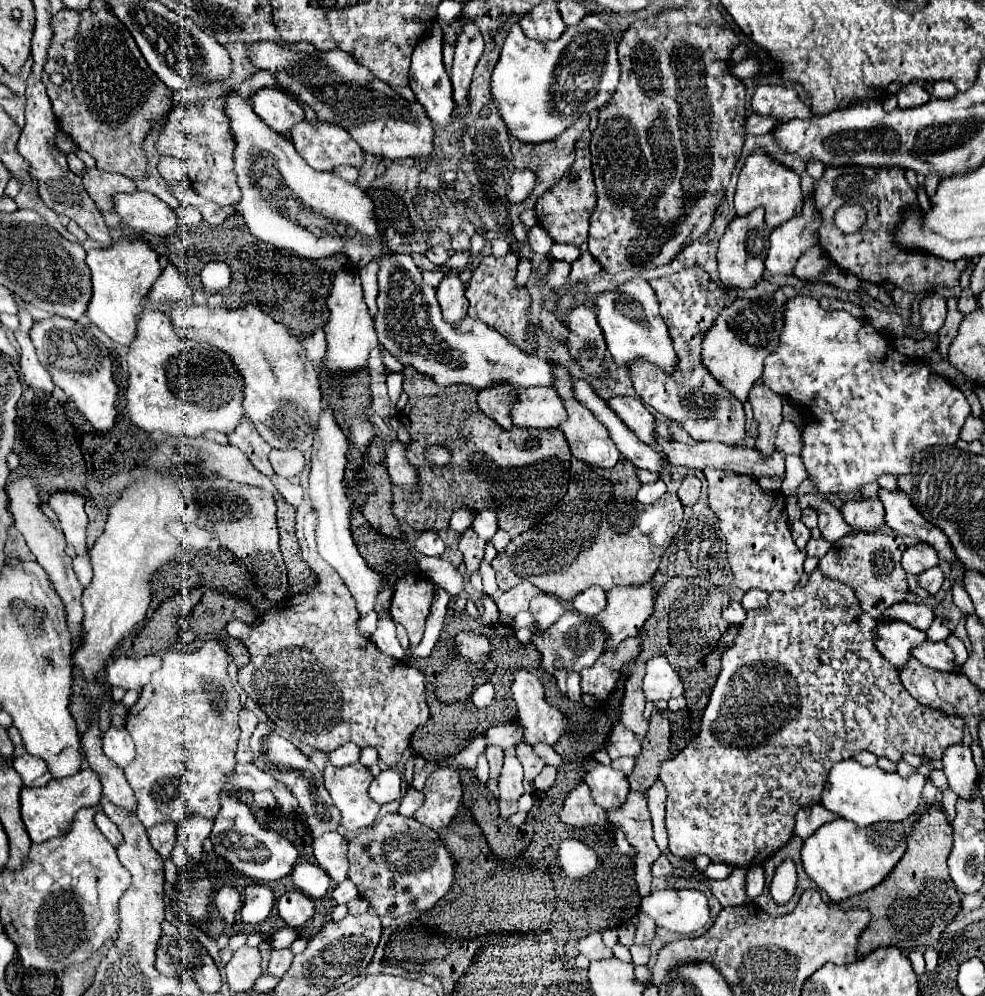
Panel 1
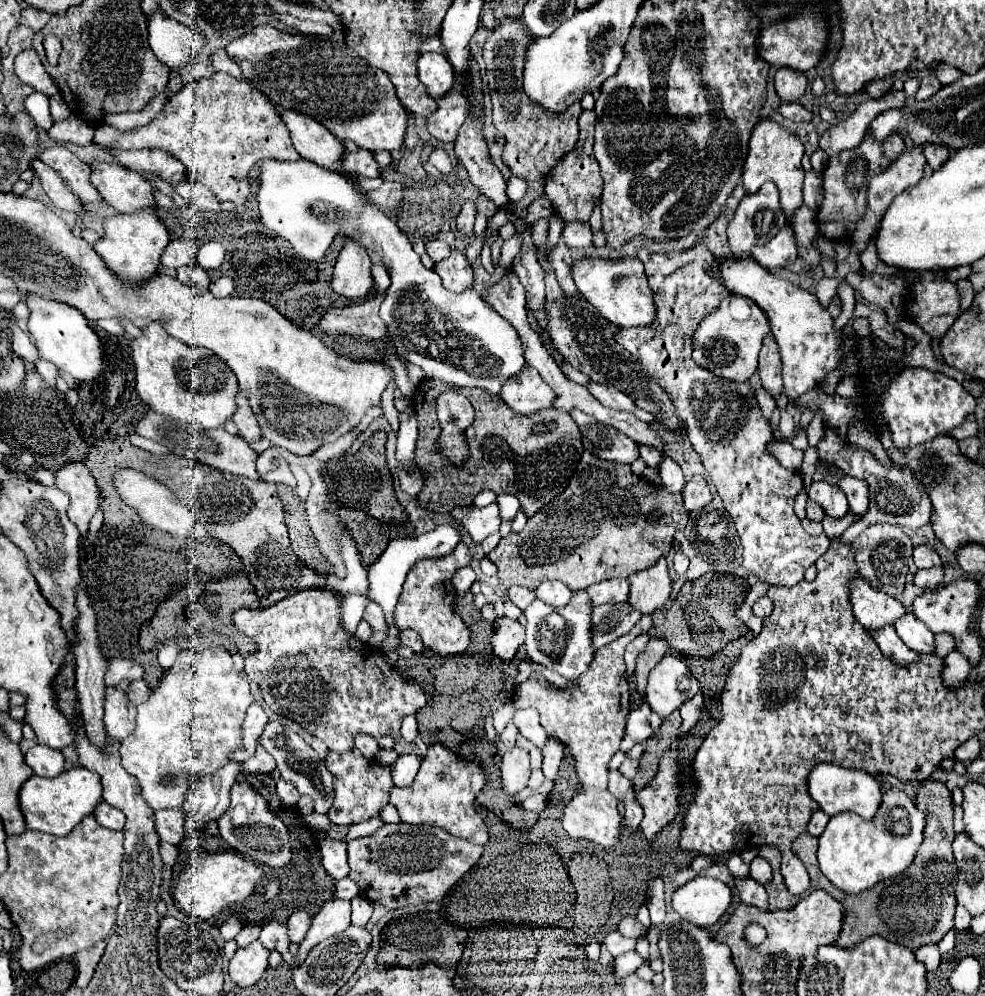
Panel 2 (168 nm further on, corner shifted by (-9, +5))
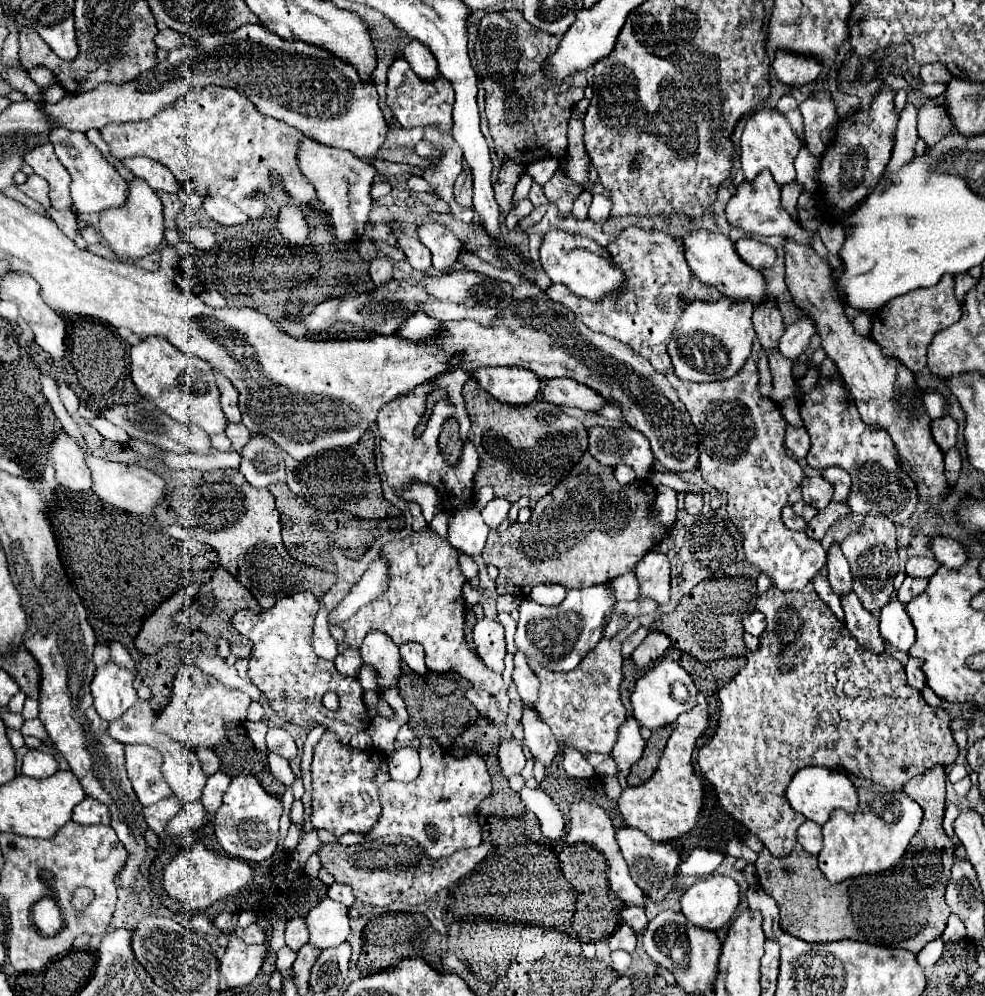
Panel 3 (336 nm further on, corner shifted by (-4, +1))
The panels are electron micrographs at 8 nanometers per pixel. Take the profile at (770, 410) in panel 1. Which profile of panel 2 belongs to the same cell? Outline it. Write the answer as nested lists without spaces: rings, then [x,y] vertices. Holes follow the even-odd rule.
[[[772,335],[766,337],[766,341],[762,345],[758,369],[760,369],[760,381],[772,397],[776,397],[778,393],[784,391],[784,385],[782,385],[782,359],[780,359],[778,343],[774,341]]]

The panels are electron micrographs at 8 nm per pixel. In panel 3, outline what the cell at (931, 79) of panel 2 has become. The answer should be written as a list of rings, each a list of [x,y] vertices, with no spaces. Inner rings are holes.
[[[941,63],[921,65],[921,81],[923,83],[949,83],[953,77]]]

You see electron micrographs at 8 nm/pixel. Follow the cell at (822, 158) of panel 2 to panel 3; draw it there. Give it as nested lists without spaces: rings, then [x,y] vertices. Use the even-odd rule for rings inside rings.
[[[807,99],[799,105],[799,111],[805,121],[805,147],[813,157],[821,157],[825,153],[825,145],[821,143],[819,135],[825,127],[833,125],[837,121],[835,105],[833,101],[817,101],[817,99]]]

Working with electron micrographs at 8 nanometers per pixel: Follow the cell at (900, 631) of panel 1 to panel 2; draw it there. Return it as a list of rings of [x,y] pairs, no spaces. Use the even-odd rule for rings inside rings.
[[[860,575],[850,583],[850,601],[856,619],[872,631],[880,629],[886,623],[894,623],[906,613],[906,607],[902,603],[882,591],[872,589],[870,583]]]

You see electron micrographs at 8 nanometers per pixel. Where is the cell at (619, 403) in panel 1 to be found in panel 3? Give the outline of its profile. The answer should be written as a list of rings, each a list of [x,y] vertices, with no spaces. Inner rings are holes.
[[[549,379],[541,385],[541,397],[559,407],[577,407],[583,411],[599,411],[607,405],[605,397],[573,379]]]

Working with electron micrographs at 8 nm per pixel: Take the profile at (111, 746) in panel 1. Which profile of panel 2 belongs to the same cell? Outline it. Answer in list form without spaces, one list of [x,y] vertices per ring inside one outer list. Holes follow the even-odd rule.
[[[106,687],[104,725],[106,733],[120,741],[124,741],[136,725],[136,707],[130,703],[128,695],[116,687]]]

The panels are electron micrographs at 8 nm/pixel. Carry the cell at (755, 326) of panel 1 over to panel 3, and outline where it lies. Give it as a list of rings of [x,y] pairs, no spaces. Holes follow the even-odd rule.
[[[721,297],[715,303],[693,301],[677,321],[671,343],[667,345],[677,377],[683,381],[705,383],[731,379],[735,373],[739,373],[751,355],[755,339],[751,317],[751,305],[733,303],[727,297]]]

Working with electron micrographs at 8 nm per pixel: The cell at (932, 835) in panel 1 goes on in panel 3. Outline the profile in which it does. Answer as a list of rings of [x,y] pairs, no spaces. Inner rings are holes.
[[[937,765],[937,769],[925,771],[921,777],[913,777],[903,789],[913,801],[917,801],[925,813],[923,823],[913,837],[905,857],[897,863],[895,869],[881,875],[865,875],[859,879],[849,879],[837,885],[829,885],[825,875],[817,867],[817,857],[807,853],[799,843],[793,847],[789,857],[773,857],[767,849],[761,849],[759,859],[755,863],[761,889],[771,895],[781,911],[781,929],[797,935],[803,941],[811,943],[833,943],[841,939],[855,939],[865,943],[877,943],[885,947],[901,947],[911,953],[919,953],[927,943],[941,937],[947,917],[951,915],[949,905],[945,903],[945,887],[949,881],[951,865],[953,865],[953,841],[943,831],[943,813],[945,813],[945,767]]]

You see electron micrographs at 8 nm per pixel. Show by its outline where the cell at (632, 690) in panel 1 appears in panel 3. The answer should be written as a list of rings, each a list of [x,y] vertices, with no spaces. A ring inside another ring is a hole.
[[[651,631],[645,641],[633,651],[633,663],[637,667],[649,667],[653,661],[657,661],[659,657],[663,657],[663,653],[669,647],[669,639],[665,633],[659,631]]]

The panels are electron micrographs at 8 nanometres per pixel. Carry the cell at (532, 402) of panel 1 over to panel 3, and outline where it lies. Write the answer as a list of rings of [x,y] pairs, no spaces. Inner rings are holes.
[[[523,367],[479,369],[475,379],[491,397],[507,405],[529,405],[539,391],[539,377]]]

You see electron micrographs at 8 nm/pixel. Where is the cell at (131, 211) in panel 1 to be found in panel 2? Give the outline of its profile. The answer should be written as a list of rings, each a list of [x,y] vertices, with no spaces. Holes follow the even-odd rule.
[[[92,161],[90,183],[106,205],[118,213],[134,213],[148,205],[154,205],[152,185],[142,175],[106,161]]]

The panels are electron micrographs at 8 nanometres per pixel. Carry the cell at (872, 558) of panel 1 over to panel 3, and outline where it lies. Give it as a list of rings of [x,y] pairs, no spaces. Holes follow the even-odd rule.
[[[867,515],[859,527],[857,533],[851,533],[843,539],[841,551],[847,557],[851,569],[853,569],[853,589],[865,609],[875,611],[891,601],[895,589],[893,579],[899,573],[899,555],[897,555],[897,535],[895,525],[885,517],[873,517]]]

